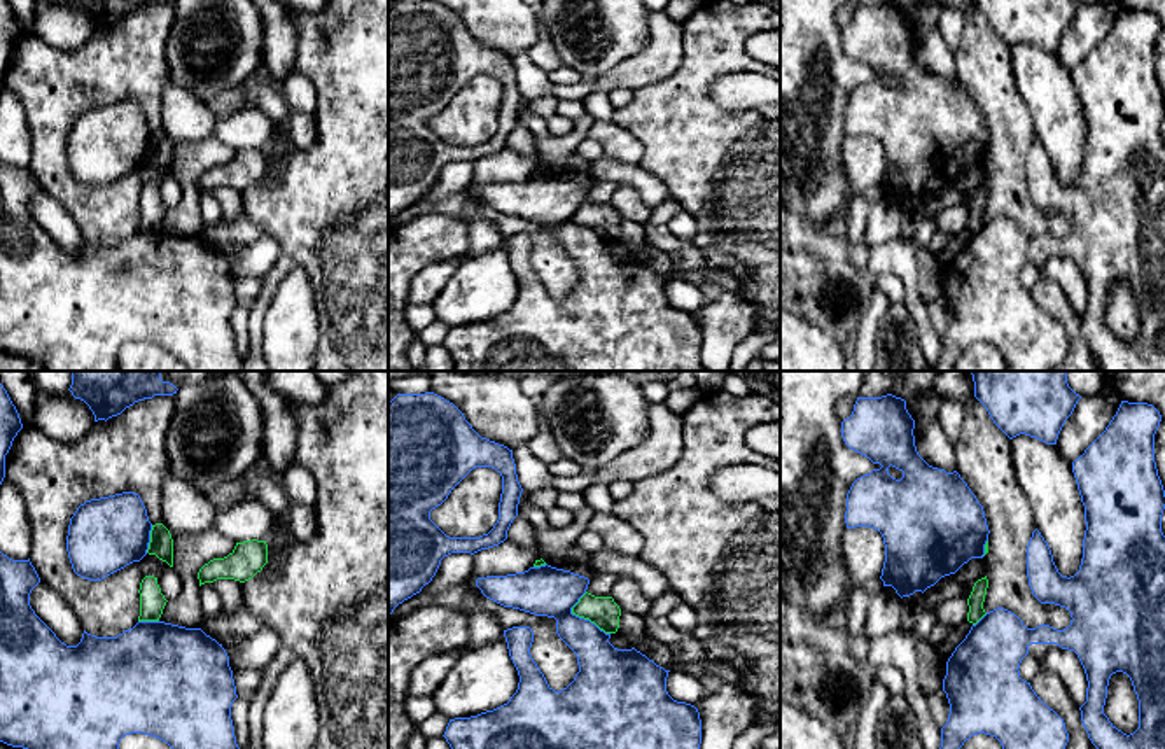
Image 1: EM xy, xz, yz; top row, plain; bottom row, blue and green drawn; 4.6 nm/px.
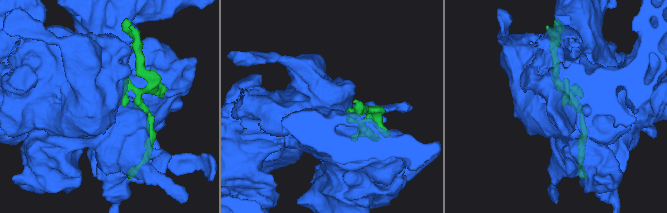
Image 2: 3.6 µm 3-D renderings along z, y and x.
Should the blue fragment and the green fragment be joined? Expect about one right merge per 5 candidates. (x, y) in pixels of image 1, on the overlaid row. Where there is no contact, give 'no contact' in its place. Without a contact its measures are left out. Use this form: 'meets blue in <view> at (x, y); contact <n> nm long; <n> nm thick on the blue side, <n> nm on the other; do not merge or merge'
meets blue in xz at (581, 618); contact 240 nm long; 220 nm thick on the blue side, 140 nm on the other; do not merge

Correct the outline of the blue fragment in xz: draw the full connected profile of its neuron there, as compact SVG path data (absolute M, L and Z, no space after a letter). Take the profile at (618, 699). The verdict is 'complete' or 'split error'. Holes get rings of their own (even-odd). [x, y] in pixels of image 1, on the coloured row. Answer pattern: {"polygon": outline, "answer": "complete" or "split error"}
{"polygon": "M548 564L525 572L476 579L481 593L504 607L555 618L558 637L577 656L579 672L567 688L555 691L530 654L532 628L504 630L509 656L520 676L518 690L507 704L493 710L450 719L443 737L451 749L700 749L700 712L668 695L670 670L635 648L614 648L609 642L610 634L572 612L588 584L588 578Z", "answer": "complete"}

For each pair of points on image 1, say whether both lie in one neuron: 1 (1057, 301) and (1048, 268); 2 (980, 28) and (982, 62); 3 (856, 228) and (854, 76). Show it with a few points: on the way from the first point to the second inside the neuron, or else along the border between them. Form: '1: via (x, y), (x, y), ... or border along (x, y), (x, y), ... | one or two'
1: border along (1041, 275), (1062, 289), (1076, 312) | two
2: via (980, 37), (982, 53) | one
3: border along (854, 195), (845, 209) | two

